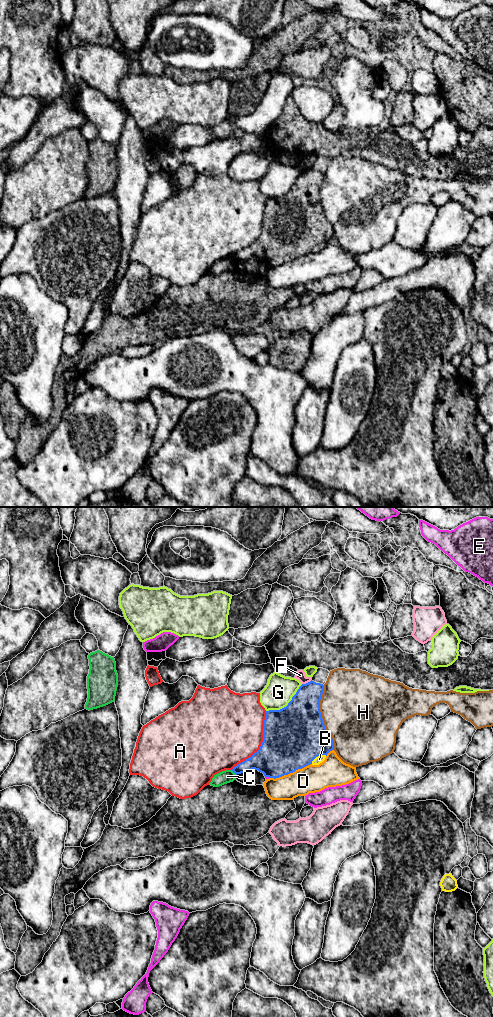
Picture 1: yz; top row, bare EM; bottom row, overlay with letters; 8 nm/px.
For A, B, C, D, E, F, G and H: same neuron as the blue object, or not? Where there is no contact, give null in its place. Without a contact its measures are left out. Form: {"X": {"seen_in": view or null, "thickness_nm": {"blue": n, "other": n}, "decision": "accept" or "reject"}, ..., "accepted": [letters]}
{"A": {"seen_in": "yz", "thickness_nm": {"blue": 460, "other": 480}, "decision": "reject"}, "B": {"seen_in": "yz", "thickness_nm": {"blue": 480, "other": 60}, "decision": "reject"}, "C": {"seen_in": "yz", "thickness_nm": {"blue": 170, "other": 110}, "decision": "reject"}, "D": {"seen_in": "yz", "thickness_nm": {"blue": 460, "other": 220}, "decision": "reject"}, "E": {"seen_in": "yz", "thickness_nm": {"blue": 380, "other": 20}, "decision": "reject"}, "F": {"seen_in": "yz", "thickness_nm": {"blue": 280, "other": 80}, "decision": "reject"}, "G": {"seen_in": "yz", "thickness_nm": {"blue": 480, "other": 240}, "decision": "reject"}, "H": {"seen_in": "yz", "thickness_nm": {"blue": 480, "other": 500}, "decision": "reject"}, "accepted": []}

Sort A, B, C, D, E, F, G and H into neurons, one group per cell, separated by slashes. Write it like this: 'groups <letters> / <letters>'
groups A / B / C / D / E / F / G / H

